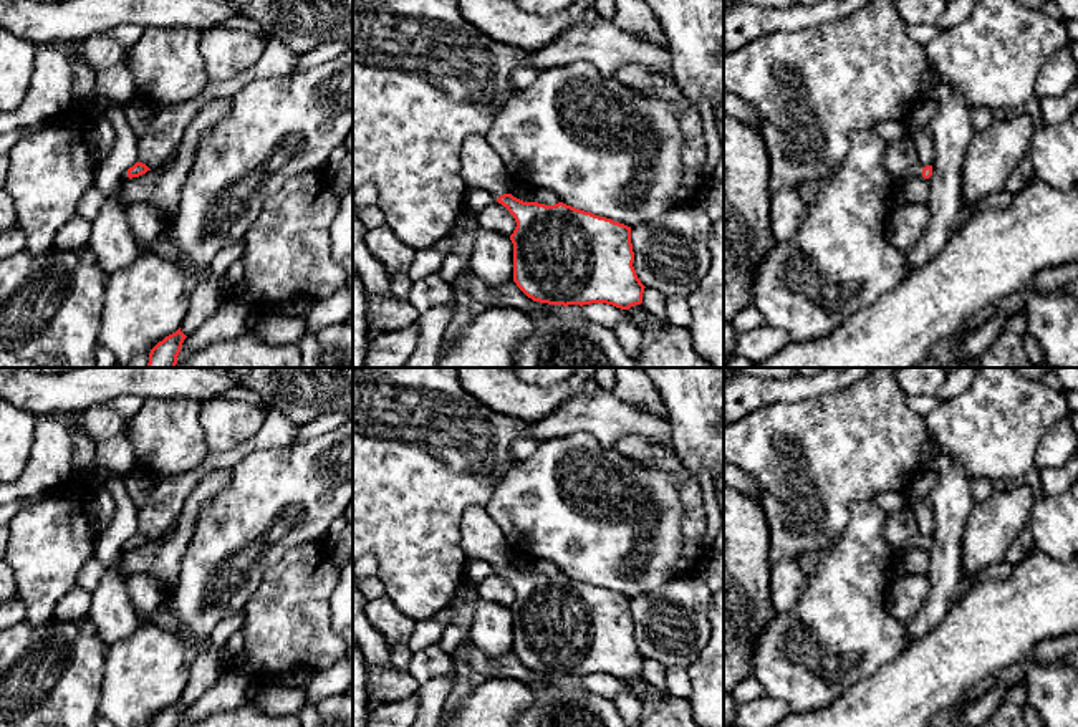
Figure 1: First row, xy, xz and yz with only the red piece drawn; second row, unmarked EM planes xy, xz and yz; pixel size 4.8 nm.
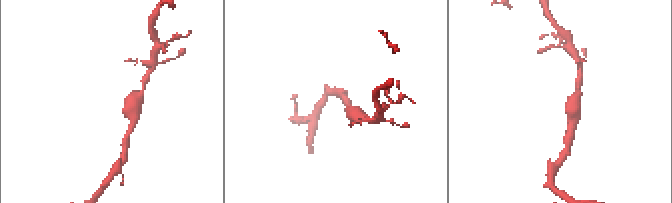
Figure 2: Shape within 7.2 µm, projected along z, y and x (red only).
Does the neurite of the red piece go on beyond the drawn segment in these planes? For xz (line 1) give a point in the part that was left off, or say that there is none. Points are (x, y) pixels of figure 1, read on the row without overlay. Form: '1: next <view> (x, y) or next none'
1: next xz (481, 537)

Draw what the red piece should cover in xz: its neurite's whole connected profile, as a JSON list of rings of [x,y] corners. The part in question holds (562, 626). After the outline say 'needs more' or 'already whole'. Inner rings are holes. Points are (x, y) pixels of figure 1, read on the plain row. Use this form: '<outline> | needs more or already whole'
[[[469,507],[462,515],[460,546],[467,558],[490,563],[515,590],[513,652],[533,672],[548,676],[606,674],[629,681],[642,674],[644,656],[633,638],[631,598],[558,573],[523,573],[508,563],[513,550],[485,507]]] | needs more

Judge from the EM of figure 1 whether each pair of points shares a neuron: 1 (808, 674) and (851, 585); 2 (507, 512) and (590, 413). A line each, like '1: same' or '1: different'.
1: same
2: different

